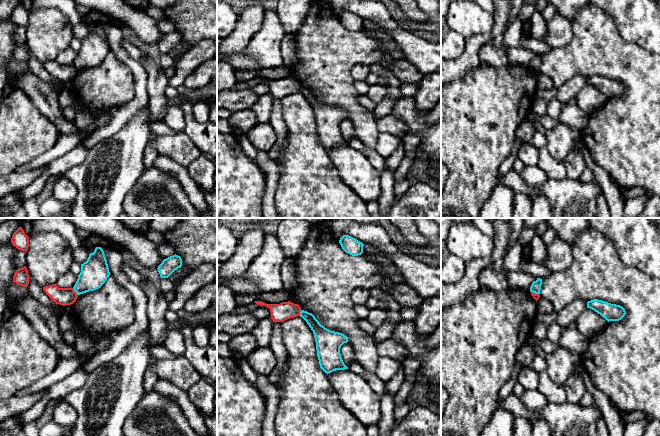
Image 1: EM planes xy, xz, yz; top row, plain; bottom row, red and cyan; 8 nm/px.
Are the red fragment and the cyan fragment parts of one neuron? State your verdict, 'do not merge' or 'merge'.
do not merge

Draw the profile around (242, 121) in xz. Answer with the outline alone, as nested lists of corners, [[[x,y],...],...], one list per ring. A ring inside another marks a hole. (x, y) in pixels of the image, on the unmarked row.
[[[251,109],[233,112],[228,118],[228,123],[233,131],[246,134],[253,126],[258,123],[255,113]]]

